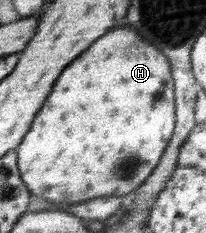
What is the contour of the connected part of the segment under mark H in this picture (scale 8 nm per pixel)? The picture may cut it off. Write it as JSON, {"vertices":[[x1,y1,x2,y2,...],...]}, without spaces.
{"vertices":[[116,28,105,34,99,41,96,41,86,53,82,53,64,72,56,83,55,90,51,94,44,108,39,112,30,133,25,141,17,149,19,152,19,165,24,182,30,187,32,194,45,199,46,201,60,205,82,204,84,202,103,198,107,196,123,196,139,189,140,184,151,176,154,168,158,168,158,160,166,152,164,148,170,144,172,130,174,128,174,74,170,74,171,63,169,58,157,46,145,41,138,36,134,30]]}

